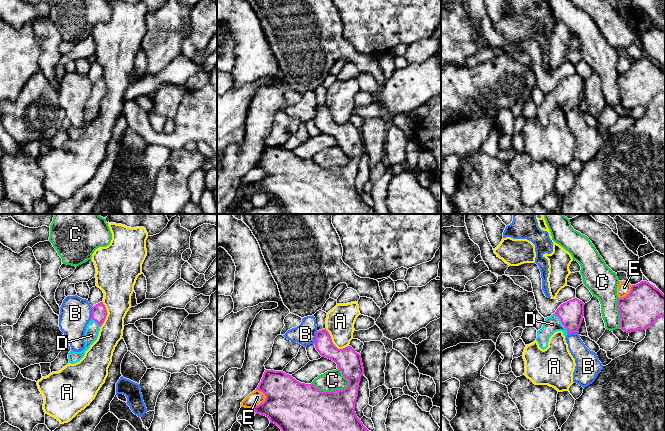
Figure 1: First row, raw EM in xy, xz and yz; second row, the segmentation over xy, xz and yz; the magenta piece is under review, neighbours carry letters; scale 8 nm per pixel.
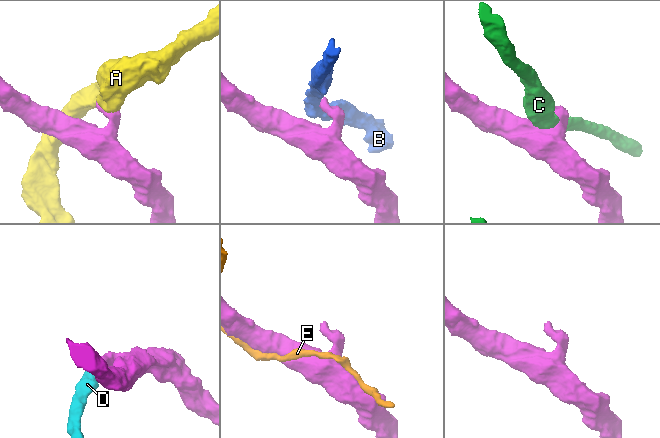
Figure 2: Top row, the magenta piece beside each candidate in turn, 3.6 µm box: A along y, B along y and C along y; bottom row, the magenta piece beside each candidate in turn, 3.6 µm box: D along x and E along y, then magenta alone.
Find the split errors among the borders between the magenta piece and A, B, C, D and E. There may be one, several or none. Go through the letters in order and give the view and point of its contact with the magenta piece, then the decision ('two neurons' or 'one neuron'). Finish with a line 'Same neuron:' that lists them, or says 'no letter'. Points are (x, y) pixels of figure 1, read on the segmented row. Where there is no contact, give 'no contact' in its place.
A: meets magenta in xz at (332, 343); two neurons
B: meets magenta in xz at (316, 337); two neurons
C: meets magenta in xz at (331, 391); two neurons
D: meets magenta in yz at (562, 324); one neuron
E: meets magenta in xz at (263, 402); two neurons
Same neuron: D

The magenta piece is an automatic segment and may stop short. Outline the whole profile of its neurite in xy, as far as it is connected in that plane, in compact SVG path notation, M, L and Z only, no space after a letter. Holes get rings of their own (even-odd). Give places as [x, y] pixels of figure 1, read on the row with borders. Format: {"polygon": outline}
{"polygon": "M100 302L92 307L92 317L87 324L84 336L85 349L81 352L74 352L71 350L68 354L69 363L75 364L84 357L85 352L97 340L100 327L104 323L107 314L108 313L103 302Z"}

